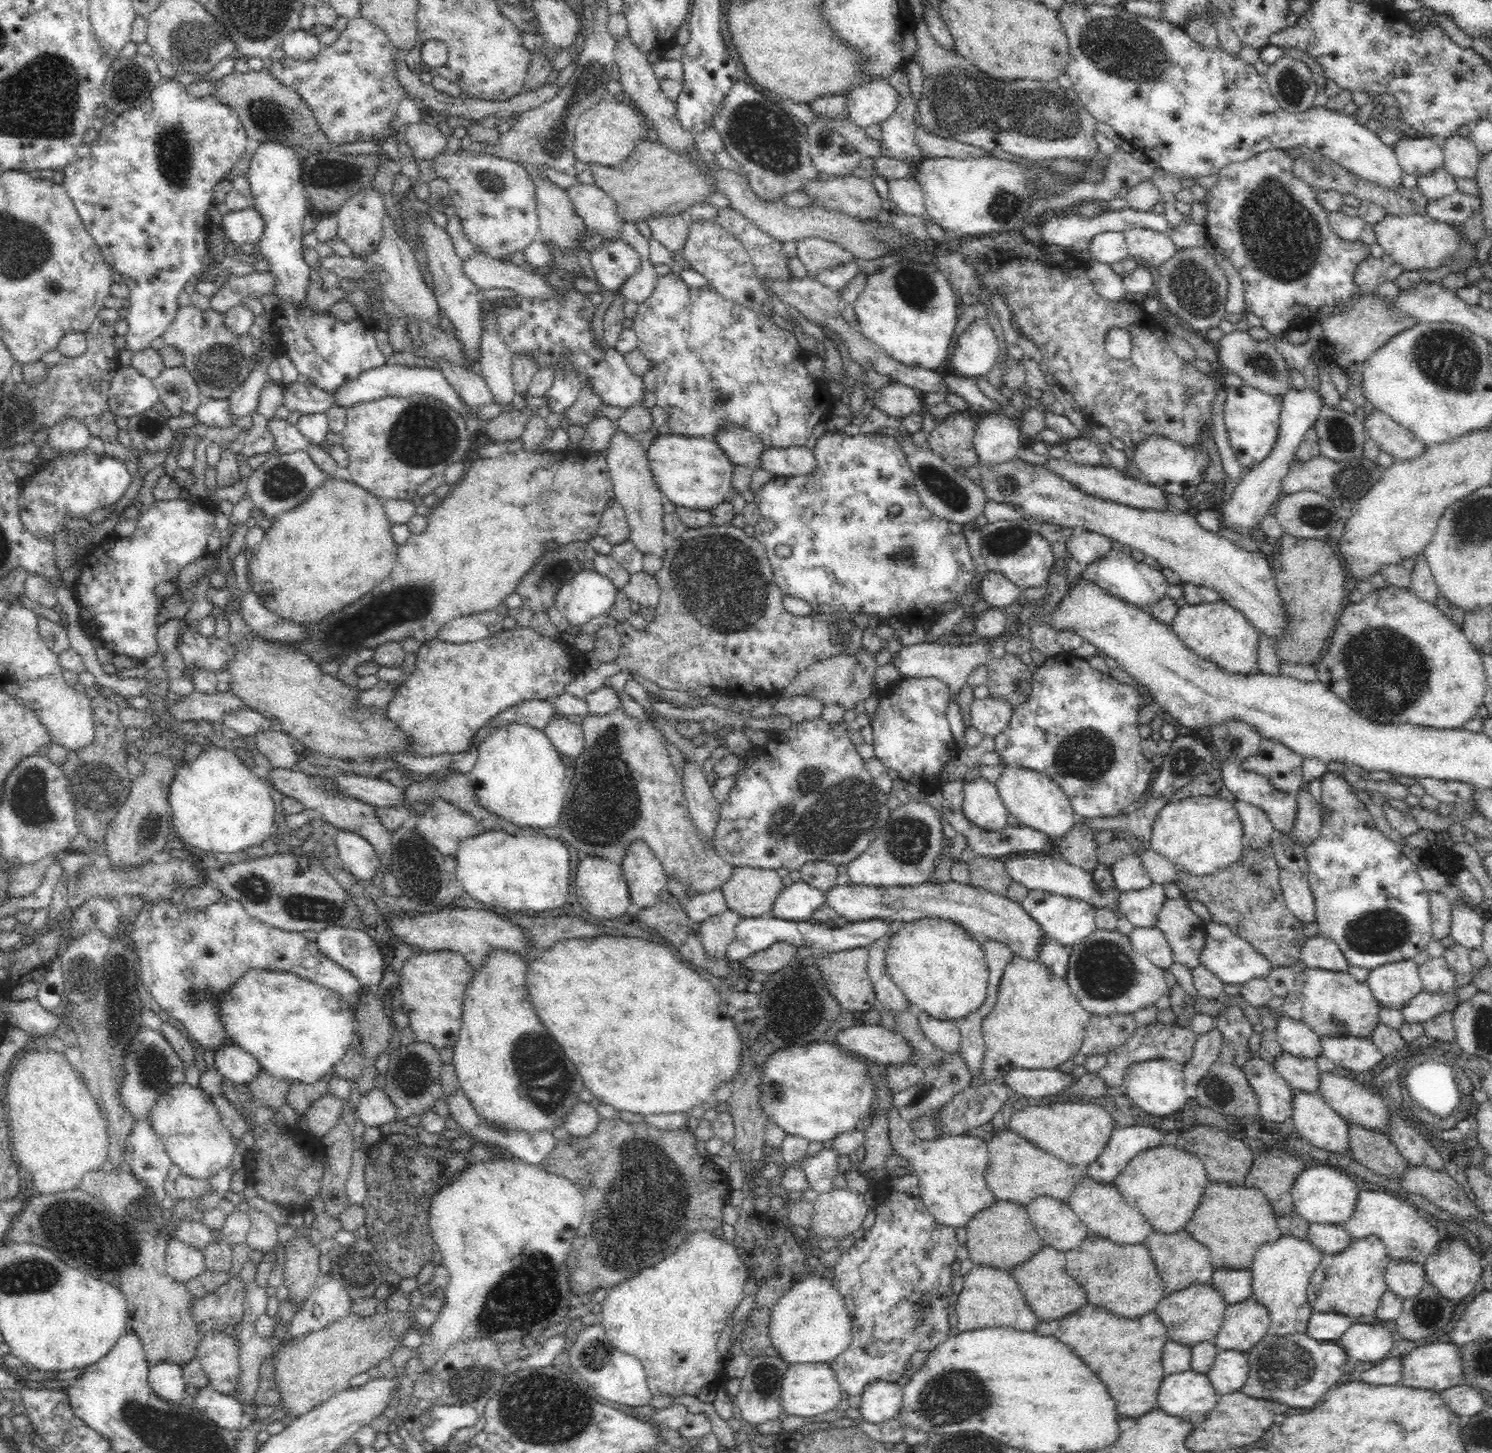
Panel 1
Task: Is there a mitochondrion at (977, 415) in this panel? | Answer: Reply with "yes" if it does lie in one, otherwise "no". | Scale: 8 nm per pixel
no

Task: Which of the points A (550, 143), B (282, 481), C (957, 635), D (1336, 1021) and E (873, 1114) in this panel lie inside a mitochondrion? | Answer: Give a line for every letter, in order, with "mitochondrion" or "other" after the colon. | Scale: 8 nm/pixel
A: mitochondrion
B: mitochondrion
C: other
D: mitochondrion
E: other

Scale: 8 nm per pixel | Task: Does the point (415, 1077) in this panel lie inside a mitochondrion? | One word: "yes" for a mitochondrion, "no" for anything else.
yes

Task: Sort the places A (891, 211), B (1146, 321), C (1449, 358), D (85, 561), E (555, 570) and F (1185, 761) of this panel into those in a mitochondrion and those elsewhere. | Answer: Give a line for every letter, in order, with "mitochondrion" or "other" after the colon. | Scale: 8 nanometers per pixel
A: other
B: other
C: mitochondrion
D: other
E: mitochondrion
F: mitochondrion

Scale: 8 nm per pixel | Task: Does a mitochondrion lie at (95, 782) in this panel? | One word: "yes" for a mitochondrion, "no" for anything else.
yes

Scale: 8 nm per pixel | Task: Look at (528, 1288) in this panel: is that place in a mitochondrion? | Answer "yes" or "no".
yes

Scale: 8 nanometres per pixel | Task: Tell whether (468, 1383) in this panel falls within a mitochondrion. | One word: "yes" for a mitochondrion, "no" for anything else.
yes

